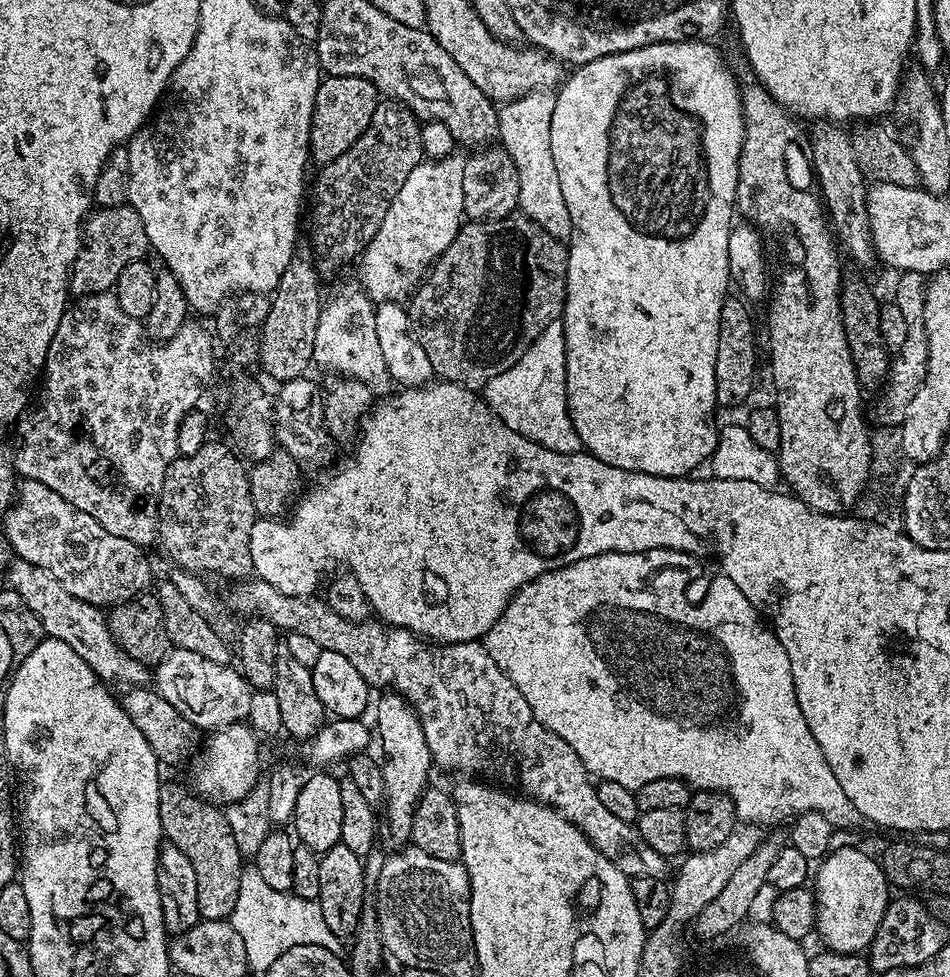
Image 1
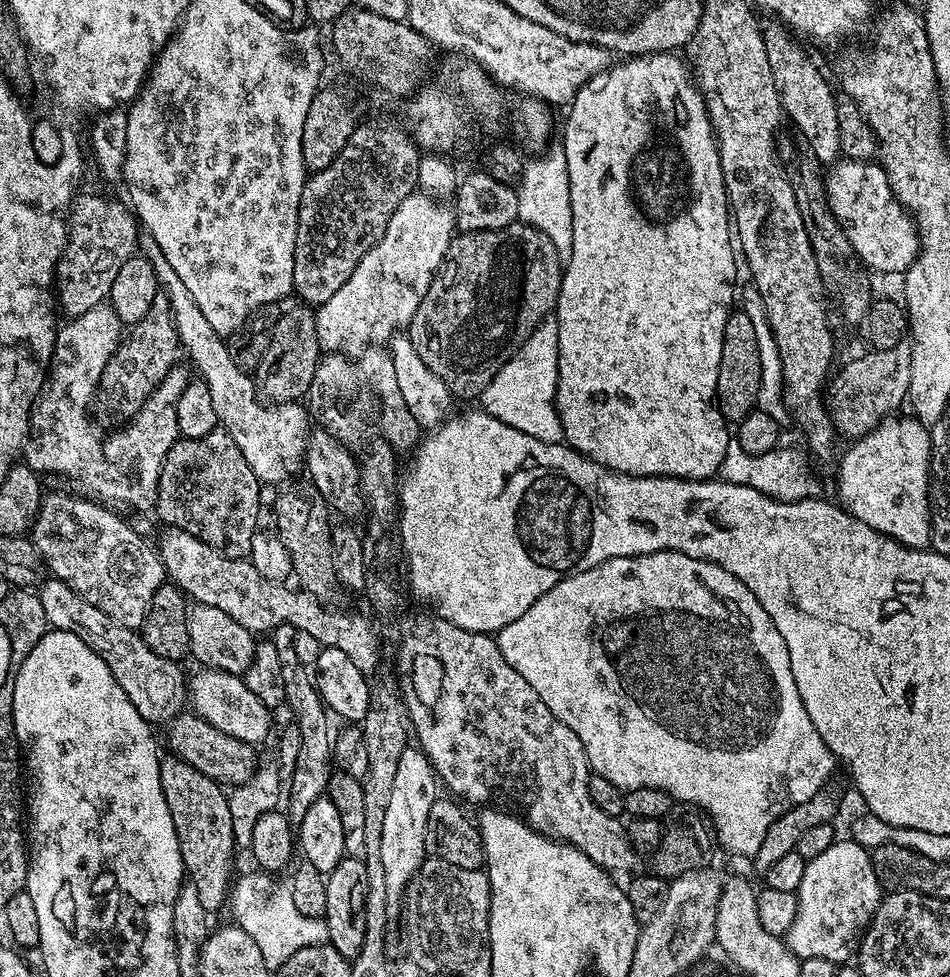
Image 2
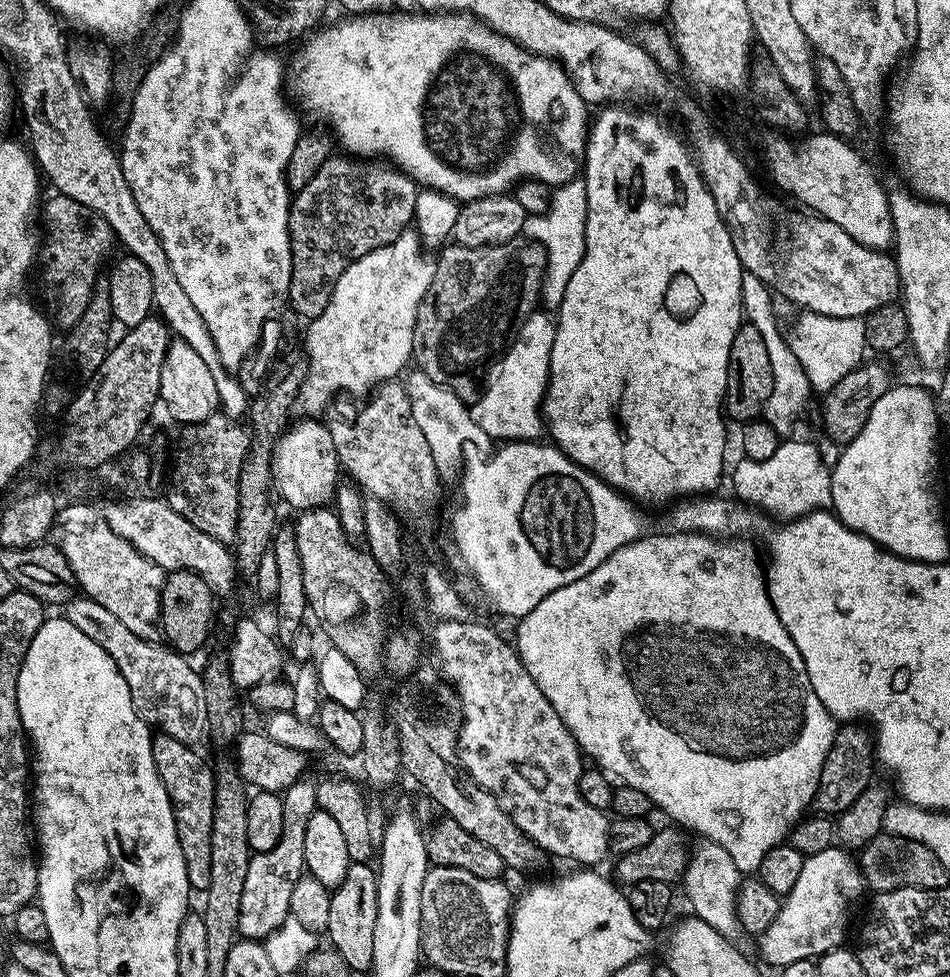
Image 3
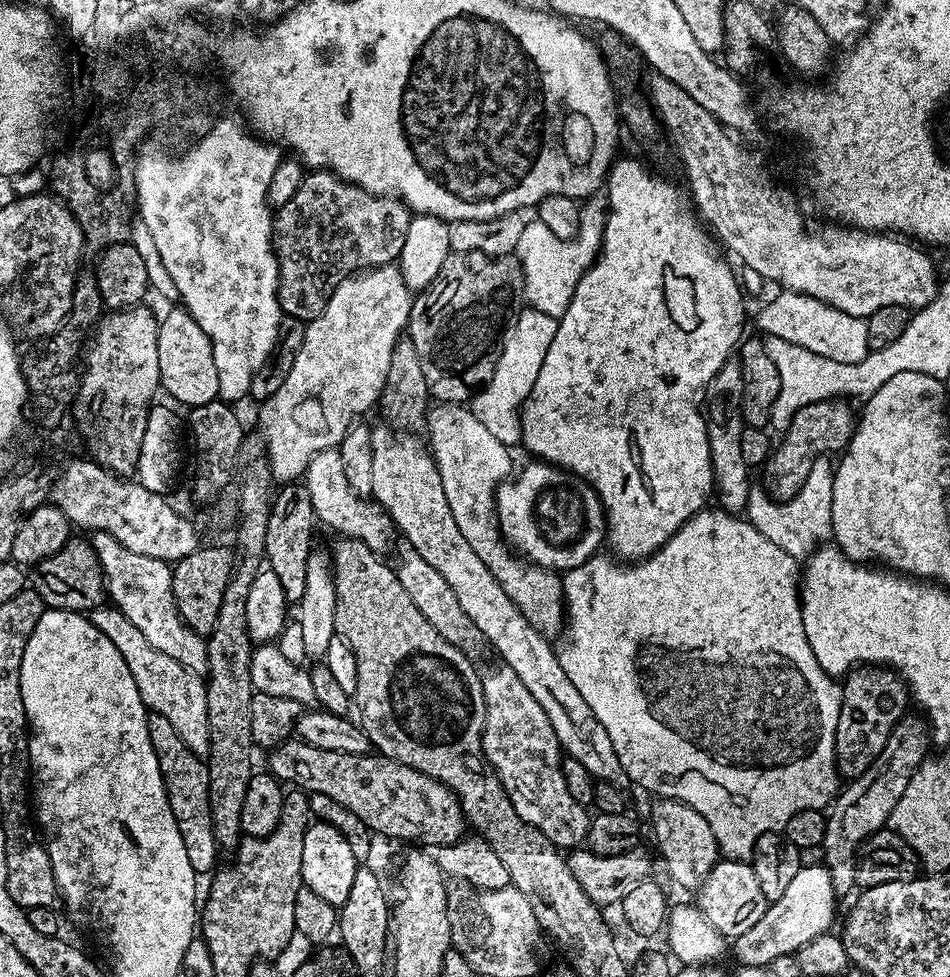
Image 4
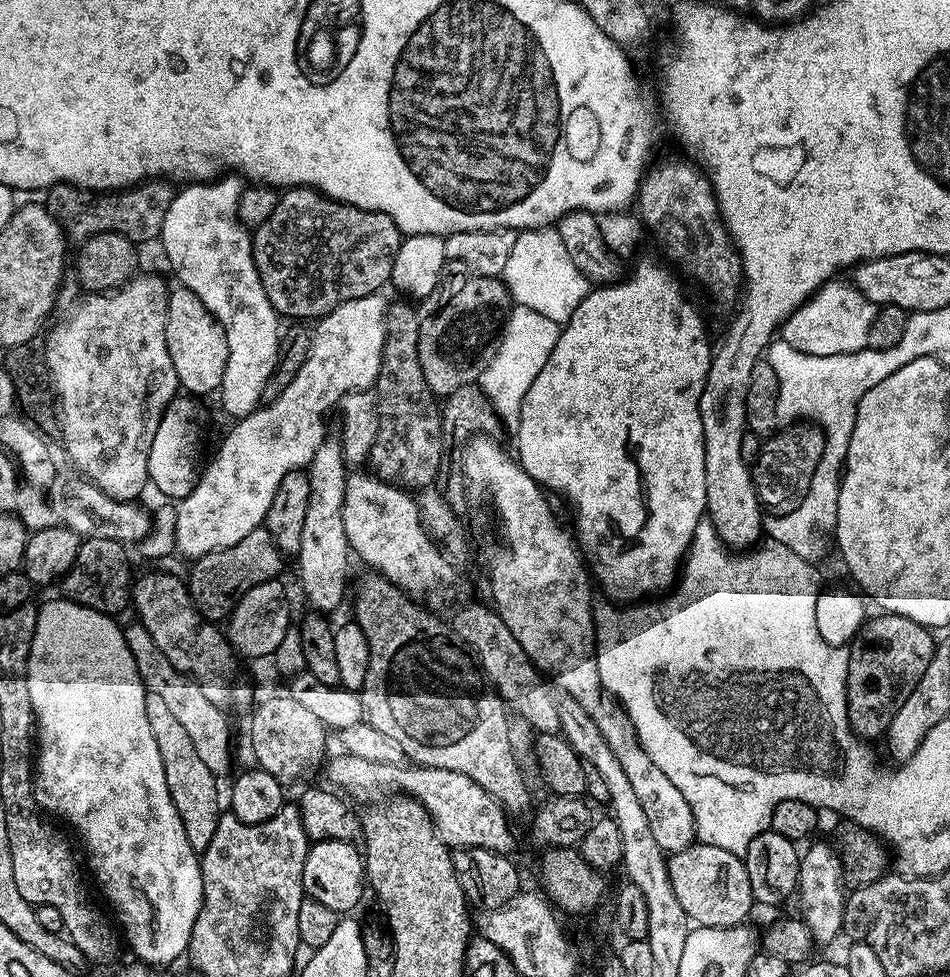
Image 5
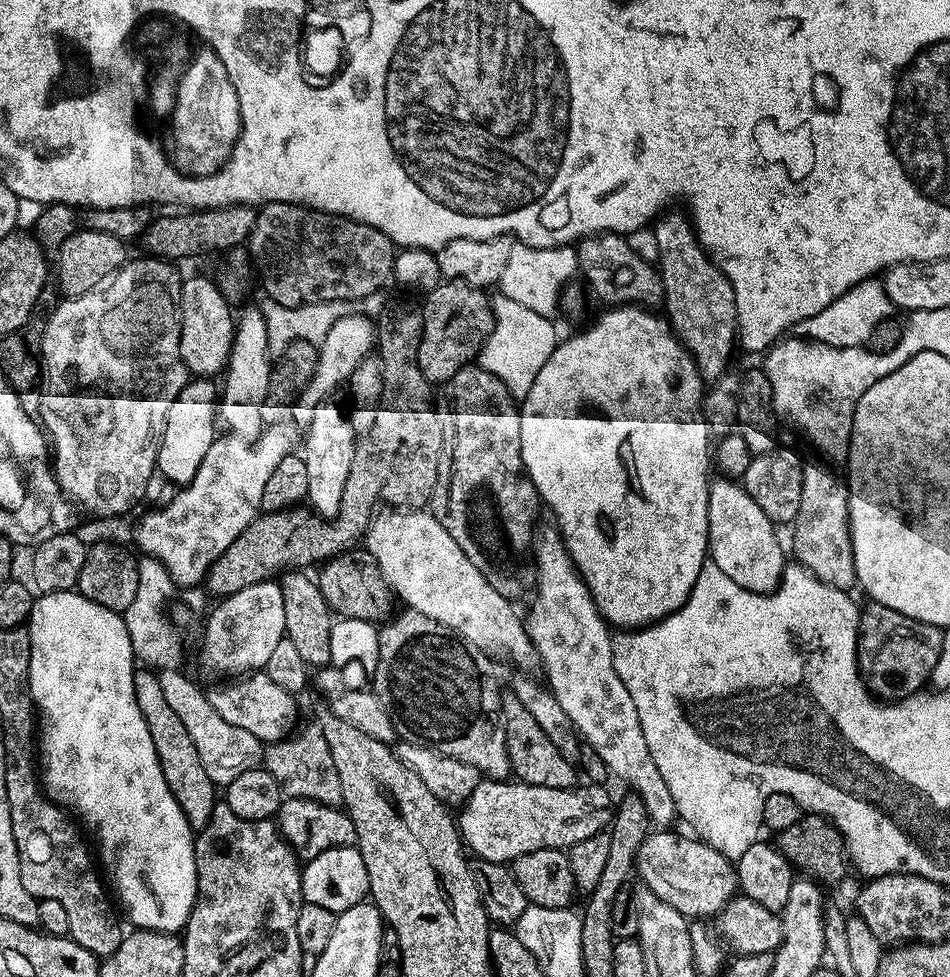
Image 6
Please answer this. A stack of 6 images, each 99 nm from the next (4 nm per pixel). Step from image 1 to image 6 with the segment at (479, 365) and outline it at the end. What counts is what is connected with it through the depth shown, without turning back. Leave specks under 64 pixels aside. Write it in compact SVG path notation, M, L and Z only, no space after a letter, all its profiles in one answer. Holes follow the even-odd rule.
M444 280L427 293L428 301L422 304L424 309L424 325L422 338L418 346L418 366L422 374L433 385L443 385L445 380L454 378L458 370L469 367L479 357L484 339L494 330L494 314L489 293L483 288L475 288L461 280Z

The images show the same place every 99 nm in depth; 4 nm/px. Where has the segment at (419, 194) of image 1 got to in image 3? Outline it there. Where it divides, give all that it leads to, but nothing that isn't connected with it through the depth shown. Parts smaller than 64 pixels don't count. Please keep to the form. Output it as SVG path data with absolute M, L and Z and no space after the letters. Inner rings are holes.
M409 230L401 234L398 238L394 238L394 242L390 242L386 246L382 246L378 250L370 250L370 254L366 254L362 258L358 258L350 266L346 266L346 270L342 270L342 278L338 278L338 282L332 291L330 302L326 306L326 310L322 310L320 316L316 316L307 325L308 333L304 336L304 345L302 351L308 357L308 374L304 377L302 386L300 387L300 398L298 401L299 411L304 411L303 415L308 418L316 418L321 414L320 411L328 404L328 399L331 398L335 392L353 392L354 395L360 396L371 393L377 385L384 383L384 381L395 381L409 367L410 361L413 359L412 347L414 346L414 326L418 318L418 306L424 301L424 295L428 293L430 282L436 273L435 263L430 259L428 261L429 253L426 251L424 244L421 243L420 238L415 231Z

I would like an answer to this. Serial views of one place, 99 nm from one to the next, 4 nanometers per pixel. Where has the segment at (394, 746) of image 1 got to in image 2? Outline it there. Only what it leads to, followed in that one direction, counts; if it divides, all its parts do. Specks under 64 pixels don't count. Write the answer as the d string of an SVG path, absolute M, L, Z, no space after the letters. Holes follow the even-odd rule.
M409 746L402 750L402 758L398 758L398 770L394 777L394 787L390 790L390 799L386 815L382 822L382 874L386 874L386 894L390 898L403 897L404 889L411 885L416 871L426 859L424 843L426 842L426 817L430 814L430 806L438 799L438 777L433 770L428 755L419 746Z

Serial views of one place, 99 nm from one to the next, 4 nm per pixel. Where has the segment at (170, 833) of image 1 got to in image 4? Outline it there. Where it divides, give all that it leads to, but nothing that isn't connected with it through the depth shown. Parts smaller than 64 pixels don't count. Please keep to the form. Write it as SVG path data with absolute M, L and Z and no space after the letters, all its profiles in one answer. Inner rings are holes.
M152 712L148 717L150 730L150 746L154 746L154 754L158 758L158 770L164 779L164 789L170 802L170 810L174 814L174 822L178 822L178 834L182 834L182 843L186 845L186 858L190 858L190 866L198 874L211 873L217 867L216 852L218 845L211 824L210 778L205 757L194 754L178 730L162 714Z

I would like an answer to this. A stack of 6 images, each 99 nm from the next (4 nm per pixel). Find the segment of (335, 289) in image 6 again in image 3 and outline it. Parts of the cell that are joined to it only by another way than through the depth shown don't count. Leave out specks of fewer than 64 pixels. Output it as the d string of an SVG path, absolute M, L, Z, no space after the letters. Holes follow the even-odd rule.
M333 154L328 157L326 162L322 162L322 170L318 170L318 174L314 174L314 178L310 178L310 183L302 186L302 190L291 197L288 205L288 233L290 234L290 250L292 251L292 273L290 274L290 290L288 291L290 308L293 308L298 315L305 316L305 321L308 322L311 322L316 316L320 316L322 310L326 310L326 306L332 297L334 286L338 282L338 278L342 278L342 270L346 270L346 266L350 266L358 258L370 254L370 250L378 250L382 246L394 242L394 238L398 238L404 232L409 231L410 225L415 218L417 191L418 185L415 180L384 162L361 162L348 154Z

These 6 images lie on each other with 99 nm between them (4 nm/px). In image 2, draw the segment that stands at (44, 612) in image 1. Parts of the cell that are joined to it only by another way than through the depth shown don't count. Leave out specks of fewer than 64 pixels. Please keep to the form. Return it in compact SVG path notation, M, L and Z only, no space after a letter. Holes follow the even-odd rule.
M45 579L39 585L38 595L42 602L42 610L46 610L49 625L57 632L78 634L78 638L82 638L82 642L86 642L86 646L90 646L90 650L98 653L102 662L106 662L106 666L110 666L110 674L114 674L114 682L118 682L118 686L122 686L122 690L126 690L126 698L130 698L130 702L134 702L134 710L138 710L138 714L142 714L142 718L149 724L159 726L162 723L161 725L163 725L185 711L186 672L184 676L183 670L180 669L181 665L177 661L170 660L167 656L154 654L154 650L150 650L146 646L143 635L139 631L114 622L114 618L102 614L102 610L98 610L98 606L90 606L90 602L86 602L86 598L82 598L75 590L65 586L61 580Z

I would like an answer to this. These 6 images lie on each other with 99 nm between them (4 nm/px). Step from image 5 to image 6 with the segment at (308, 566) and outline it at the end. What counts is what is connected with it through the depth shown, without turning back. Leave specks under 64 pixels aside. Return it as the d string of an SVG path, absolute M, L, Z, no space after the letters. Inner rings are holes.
M336 398L326 399L312 409L307 417L308 432L306 428L302 436L302 455L308 482L306 500L311 511L321 518L334 518L338 514L342 506L342 490L346 490L346 477L350 475L350 462L354 462L358 437L348 413L349 409L343 408Z

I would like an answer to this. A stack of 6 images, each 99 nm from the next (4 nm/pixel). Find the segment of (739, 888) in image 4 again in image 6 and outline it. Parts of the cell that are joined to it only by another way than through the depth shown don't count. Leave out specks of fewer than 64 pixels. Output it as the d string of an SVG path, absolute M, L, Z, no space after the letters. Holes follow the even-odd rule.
M660 830L640 847L634 869L639 883L654 890L662 902L674 906L689 918L715 918L738 892L736 865L724 853L695 835L679 836L672 830ZM656 836L656 837L655 837Z

